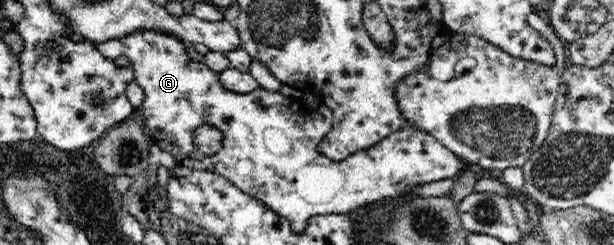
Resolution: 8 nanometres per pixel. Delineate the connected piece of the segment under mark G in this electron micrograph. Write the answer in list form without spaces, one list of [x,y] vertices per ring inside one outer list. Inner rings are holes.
[[[146,28],[145,30],[139,30],[131,32],[130,35],[119,36],[118,39],[110,39],[110,41],[104,41],[97,45],[98,50],[102,54],[109,56],[110,59],[120,57],[128,57],[129,63],[132,63],[135,82],[144,90],[145,98],[141,105],[137,108],[138,113],[141,114],[142,119],[145,121],[145,125],[150,129],[152,139],[158,145],[162,151],[170,153],[176,163],[182,166],[191,167],[197,170],[212,169],[217,172],[218,175],[223,175],[226,179],[229,179],[240,191],[246,192],[248,195],[254,196],[262,203],[266,204],[272,211],[277,212],[278,215],[286,216],[292,225],[301,229],[306,225],[307,220],[314,215],[332,215],[334,213],[348,214],[350,211],[361,210],[363,208],[372,207],[375,203],[398,203],[398,199],[410,199],[410,195],[418,195],[418,191],[422,191],[422,187],[430,187],[430,183],[442,183],[442,179],[455,179],[455,175],[461,173],[468,163],[458,158],[453,152],[450,152],[440,141],[438,141],[433,135],[430,135],[422,130],[416,131],[415,127],[402,127],[398,131],[391,132],[390,135],[384,137],[365,149],[356,151],[353,155],[342,161],[334,161],[330,158],[324,158],[319,154],[320,143],[322,139],[326,137],[327,132],[333,127],[334,115],[333,111],[324,104],[319,98],[312,97],[309,101],[303,101],[301,98],[293,99],[283,96],[280,91],[268,91],[264,87],[258,87],[247,93],[236,93],[225,88],[220,82],[218,77],[219,72],[212,71],[203,61],[201,63],[194,62],[182,43],[182,40],[176,36],[168,35],[165,32],[156,32],[152,28]],[[200,125],[211,125],[217,127],[222,131],[223,145],[222,149],[216,153],[216,155],[205,155],[201,153],[194,144],[194,131],[200,127]]]

